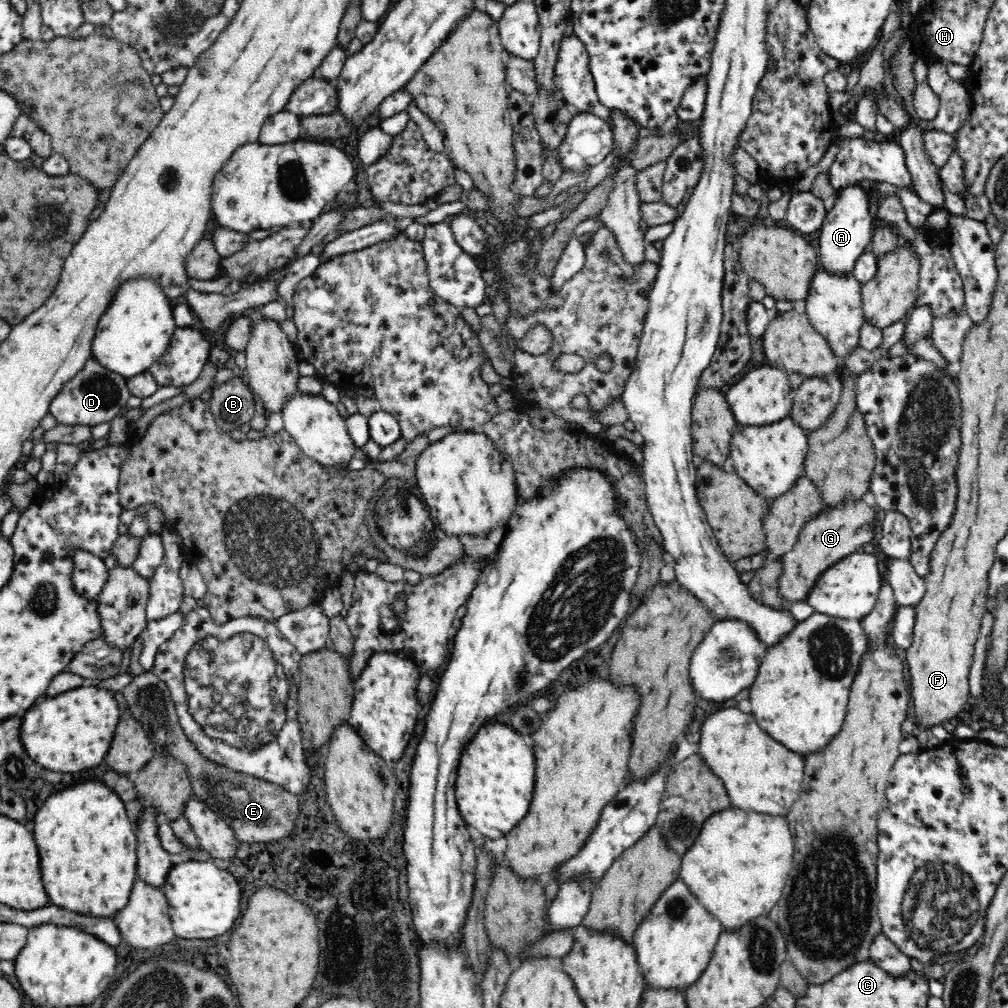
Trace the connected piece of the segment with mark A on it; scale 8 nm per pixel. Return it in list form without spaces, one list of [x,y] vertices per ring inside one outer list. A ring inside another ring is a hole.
[[[860,183],[836,190],[833,206],[827,211],[819,232],[820,262],[832,273],[852,273],[854,261],[870,249],[871,234],[877,223],[873,214],[874,195]]]

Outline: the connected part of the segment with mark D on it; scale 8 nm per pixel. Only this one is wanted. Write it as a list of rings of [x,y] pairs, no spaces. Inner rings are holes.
[[[92,355],[84,366],[60,387],[59,393],[50,401],[48,412],[59,424],[92,427],[109,423],[127,404],[130,395],[127,378],[102,366]]]

